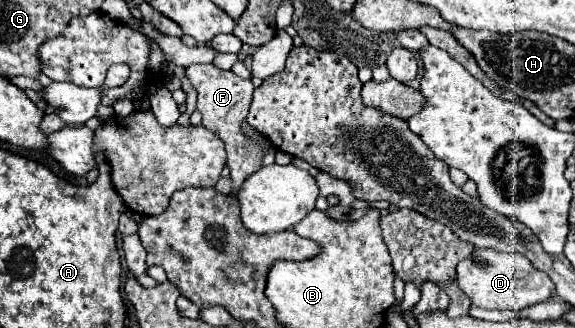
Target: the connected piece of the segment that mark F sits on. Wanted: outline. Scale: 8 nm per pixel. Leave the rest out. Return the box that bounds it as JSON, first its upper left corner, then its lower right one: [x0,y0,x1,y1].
[186,64,272,194]

